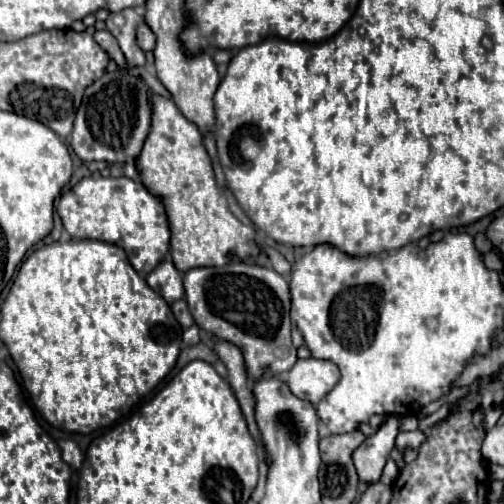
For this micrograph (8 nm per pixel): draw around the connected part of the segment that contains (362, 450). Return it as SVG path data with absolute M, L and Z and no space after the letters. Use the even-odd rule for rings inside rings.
M387 417L387 421L377 429L373 437L367 437L355 451L353 463L357 467L359 479L365 483L377 483L389 453L395 447L395 437L399 429L399 417Z

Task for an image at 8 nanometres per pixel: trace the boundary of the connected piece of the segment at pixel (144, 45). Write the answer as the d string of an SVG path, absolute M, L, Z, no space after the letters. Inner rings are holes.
M145 21L139 23L139 29L137 29L137 43L143 51L151 51L155 47L155 35L153 31L149 29L149 25Z

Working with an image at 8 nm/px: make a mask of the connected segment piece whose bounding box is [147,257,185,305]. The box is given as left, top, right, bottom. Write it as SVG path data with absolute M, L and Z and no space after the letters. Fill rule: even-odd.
M167 257L161 261L161 265L157 265L157 269L153 269L147 275L147 283L149 287L159 293L169 305L177 299L181 299L185 295L183 289L183 275L175 269L173 261Z

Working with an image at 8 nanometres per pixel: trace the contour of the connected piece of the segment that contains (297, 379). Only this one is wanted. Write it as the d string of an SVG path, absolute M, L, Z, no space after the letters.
M299 359L293 369L283 377L291 393L317 405L341 379L339 367L333 361Z

